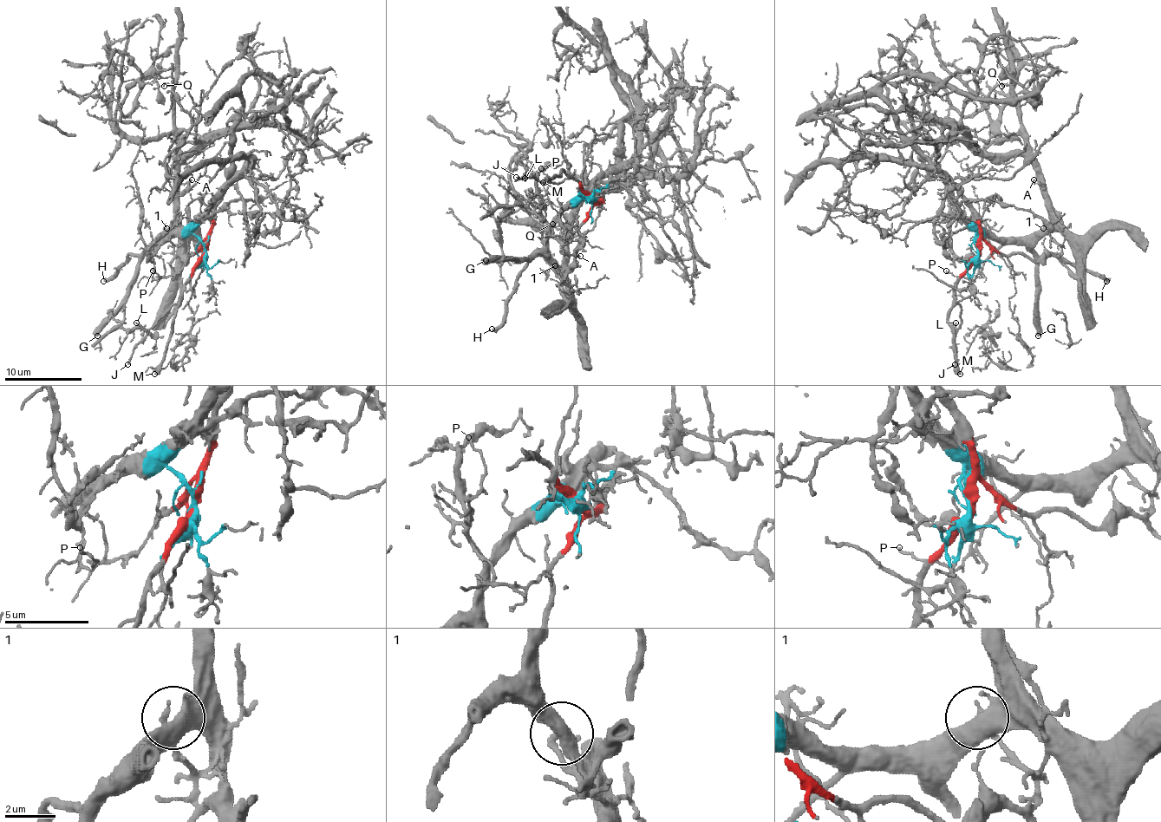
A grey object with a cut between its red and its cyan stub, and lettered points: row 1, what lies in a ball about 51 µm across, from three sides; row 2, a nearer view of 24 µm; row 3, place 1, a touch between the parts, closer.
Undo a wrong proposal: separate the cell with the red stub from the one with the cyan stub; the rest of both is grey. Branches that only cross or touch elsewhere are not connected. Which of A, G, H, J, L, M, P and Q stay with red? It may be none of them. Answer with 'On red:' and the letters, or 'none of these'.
On red: J, L, M

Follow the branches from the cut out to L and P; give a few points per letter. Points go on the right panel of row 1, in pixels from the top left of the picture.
L: (977, 251), (975, 261), (956, 286), (960, 307), (956, 330), (956, 322)
P: (977, 251), (977, 234), (991, 234), (1002, 245), (991, 255), (972, 280), (947, 270)

